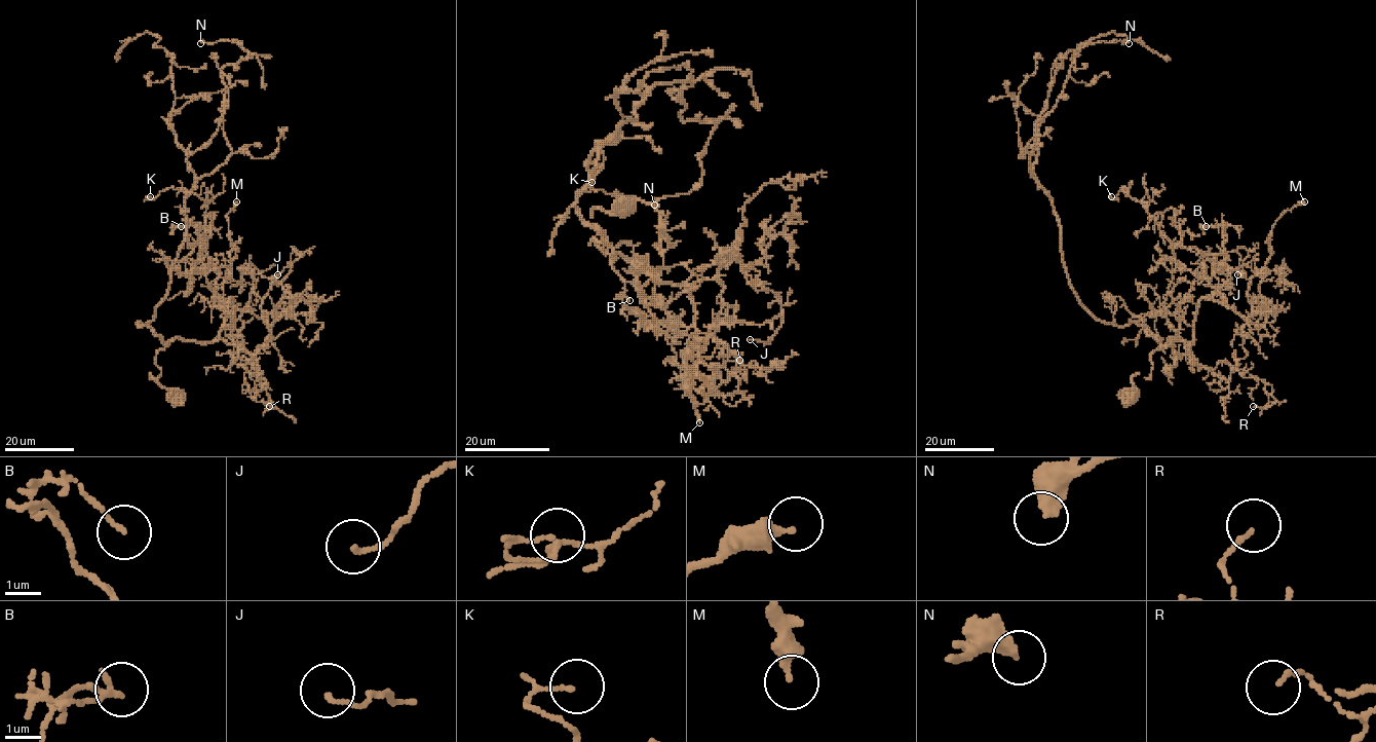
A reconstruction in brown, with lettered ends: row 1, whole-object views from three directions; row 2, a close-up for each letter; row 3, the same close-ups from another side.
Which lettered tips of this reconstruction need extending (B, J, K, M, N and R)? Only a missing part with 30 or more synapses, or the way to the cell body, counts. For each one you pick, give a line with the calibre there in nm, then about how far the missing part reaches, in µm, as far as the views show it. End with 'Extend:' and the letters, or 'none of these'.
Extend: none of these

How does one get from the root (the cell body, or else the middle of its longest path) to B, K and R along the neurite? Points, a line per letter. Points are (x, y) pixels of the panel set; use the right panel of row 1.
B: (1133, 396), (1154, 351), (1191, 342), (1201, 298), (1226, 305), (1222, 225), (1206, 226)
K: (1133, 396), (1154, 351), (1191, 342), (1198, 302), (1226, 300), (1196, 249), (1175, 247), (1124, 189), (1111, 196)
R: (1133, 396), (1176, 338), (1194, 340), (1205, 368), (1261, 379), (1268, 405), (1253, 406)

